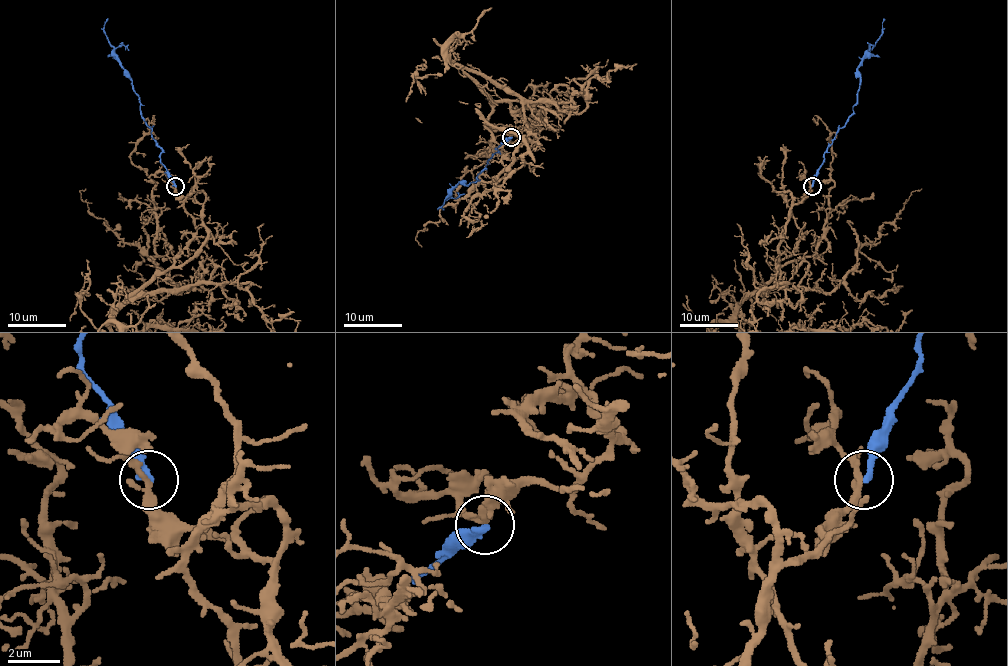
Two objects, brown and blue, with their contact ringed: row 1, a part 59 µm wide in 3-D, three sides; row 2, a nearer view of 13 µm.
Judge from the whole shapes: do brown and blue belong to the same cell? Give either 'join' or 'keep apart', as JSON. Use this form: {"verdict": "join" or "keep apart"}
{"verdict": "keep apart"}

